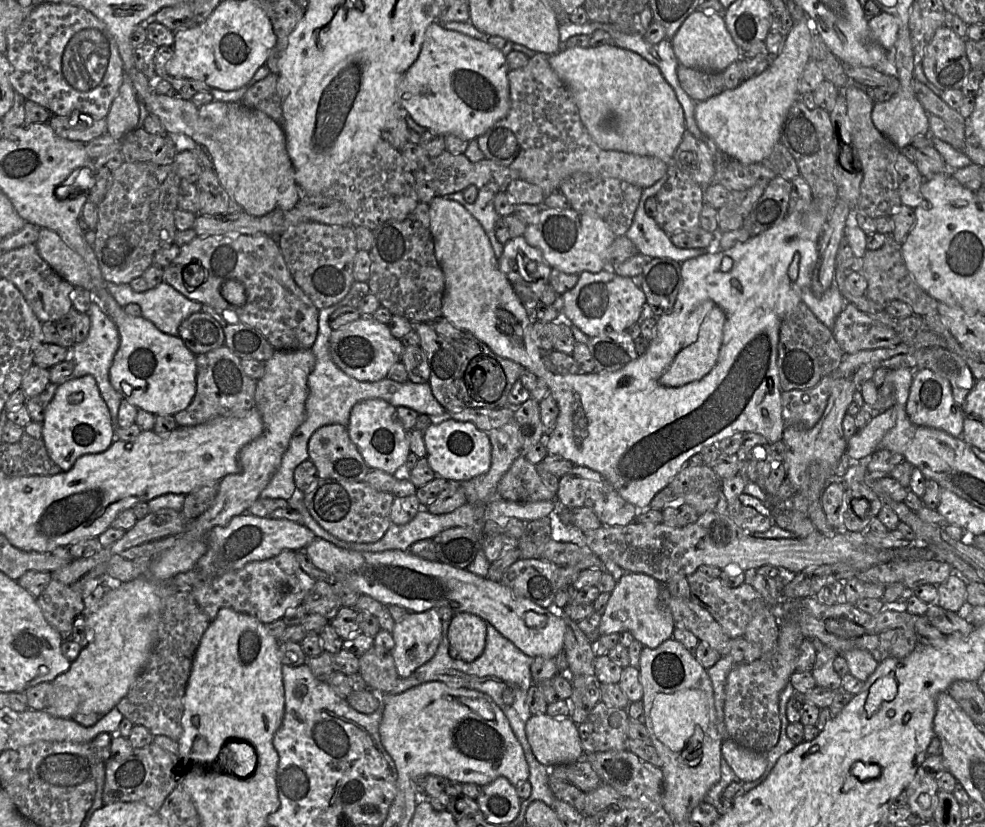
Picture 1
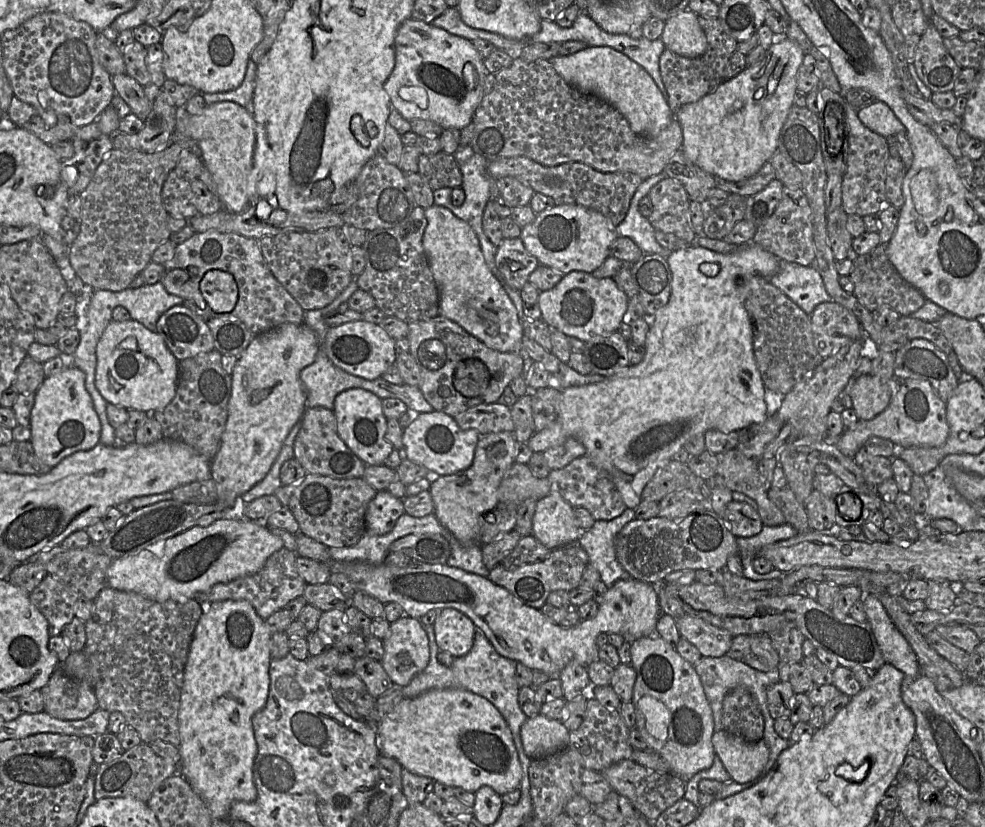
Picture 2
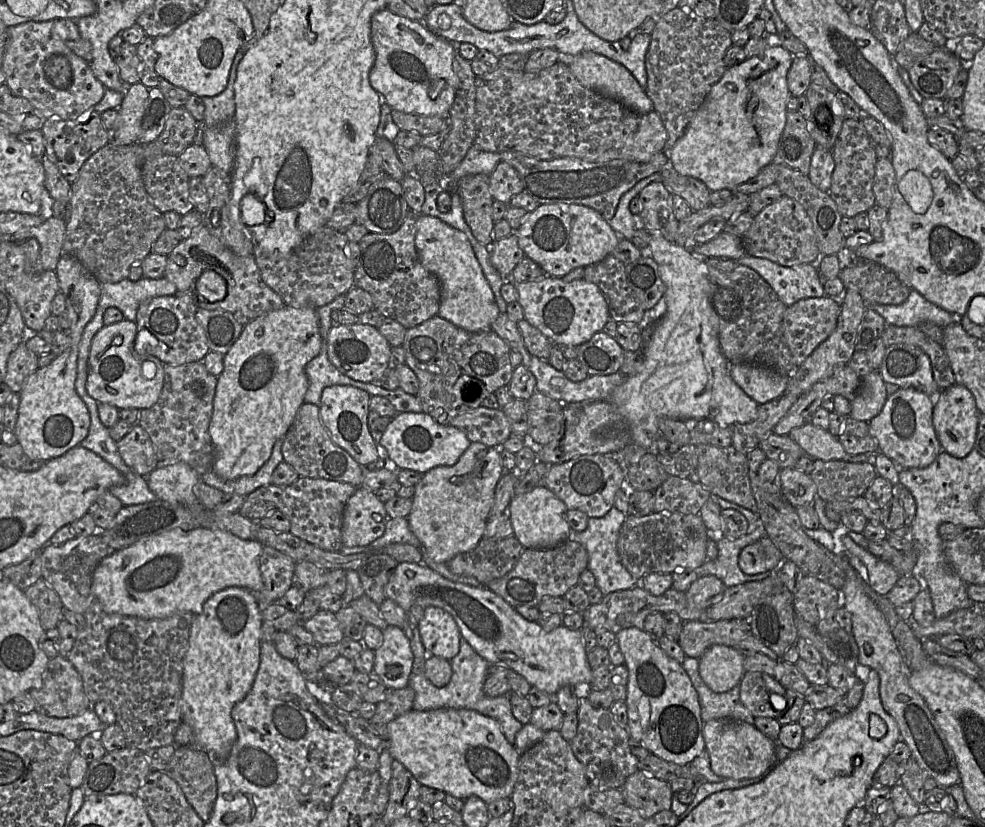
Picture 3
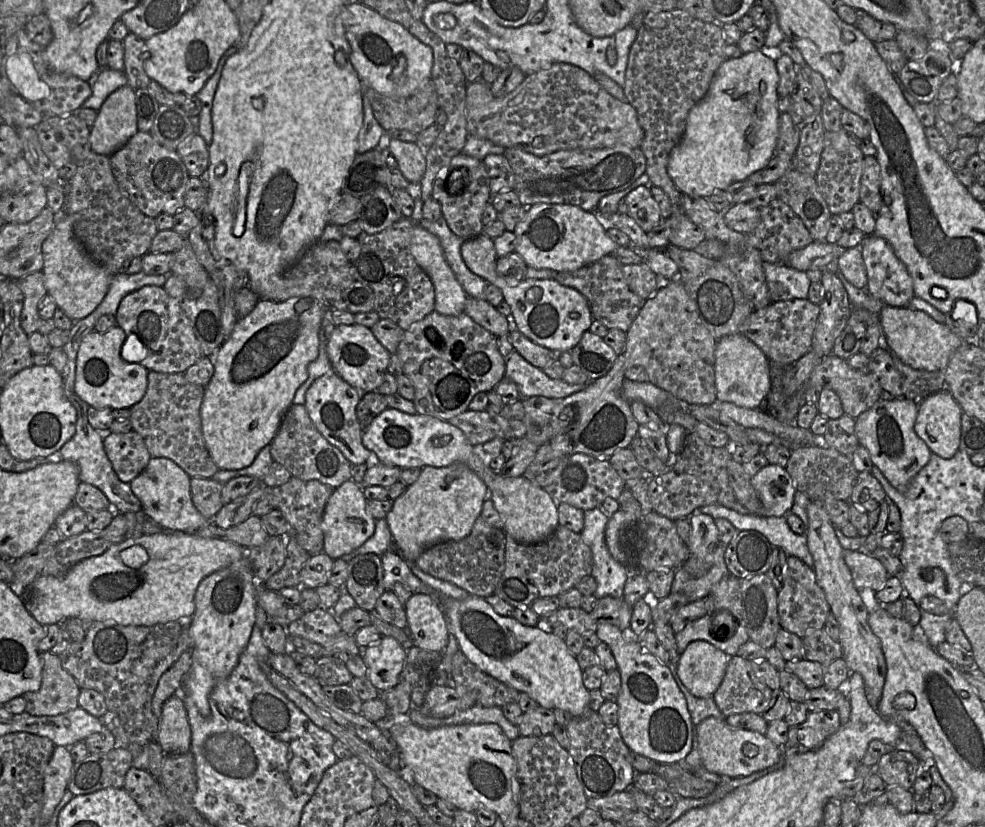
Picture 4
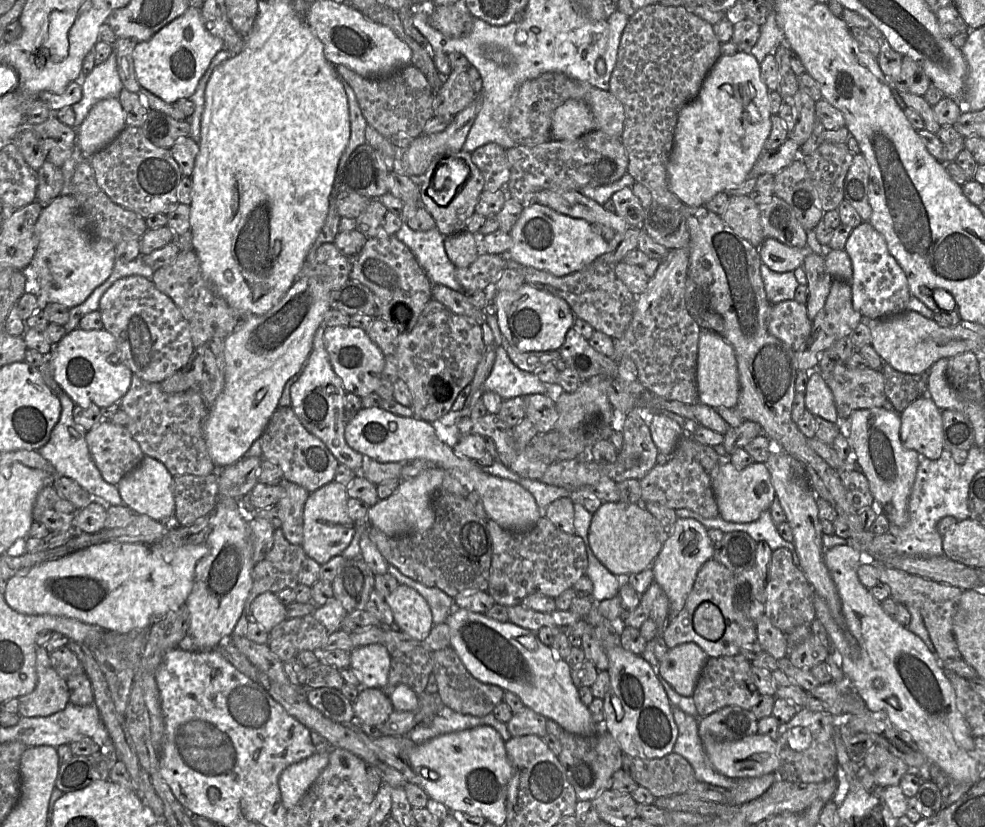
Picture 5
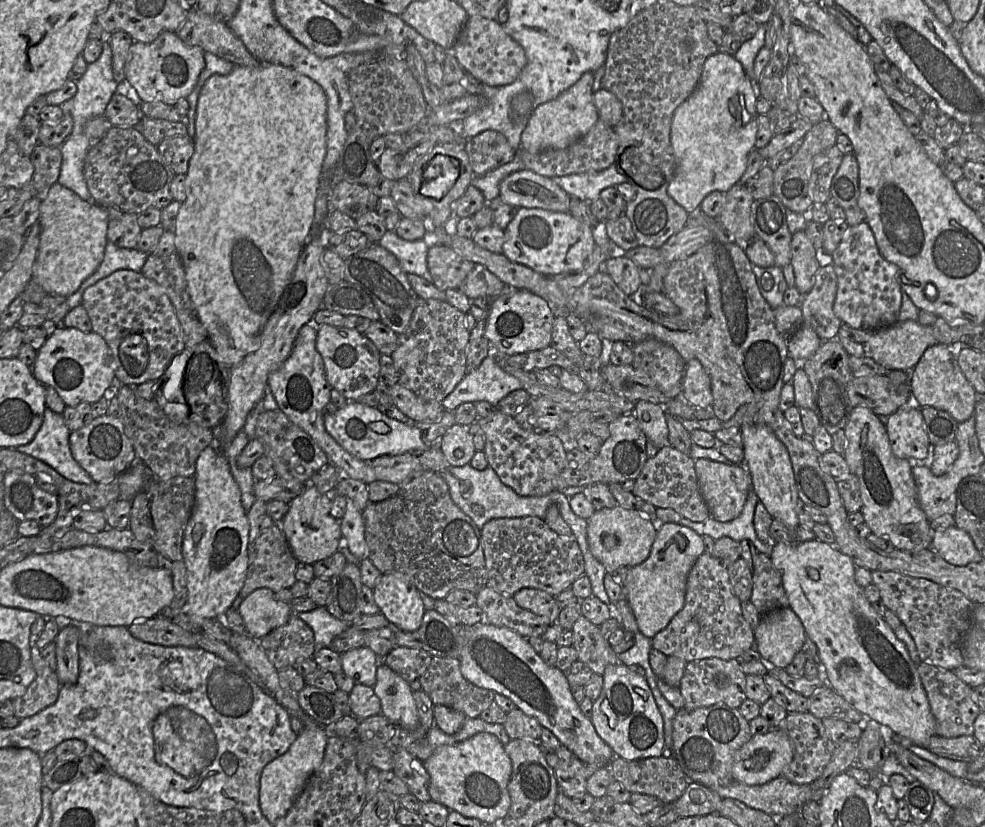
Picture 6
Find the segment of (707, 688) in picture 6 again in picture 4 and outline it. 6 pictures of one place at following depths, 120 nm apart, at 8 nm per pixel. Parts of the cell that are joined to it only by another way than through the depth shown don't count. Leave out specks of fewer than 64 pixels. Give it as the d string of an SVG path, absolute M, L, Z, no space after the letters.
M733 655L712 697L725 717L746 712L762 715L770 708L772 692L754 674L747 659Z

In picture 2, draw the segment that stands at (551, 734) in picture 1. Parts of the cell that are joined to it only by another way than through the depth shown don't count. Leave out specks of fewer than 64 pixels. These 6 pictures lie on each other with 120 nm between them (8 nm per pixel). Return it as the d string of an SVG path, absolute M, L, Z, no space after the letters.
M539 714L524 722L521 727L521 740L527 756L537 759L569 746L570 731L563 722Z

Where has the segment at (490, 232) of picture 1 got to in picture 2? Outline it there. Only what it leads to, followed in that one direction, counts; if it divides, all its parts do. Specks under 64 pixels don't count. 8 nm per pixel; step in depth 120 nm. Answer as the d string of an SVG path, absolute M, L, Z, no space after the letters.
M474 153L468 160L466 160L463 163L459 164L461 173L462 173L462 184L461 188L463 189L465 193L465 200L463 204L454 206L452 205L451 211L455 216L458 218L464 220L467 222L475 231L479 242L480 242L480 247L482 250L482 253L484 255L485 261L487 265L489 266L491 272L494 274L494 276L499 280L501 285L504 287L505 291L507 292L508 296L514 303L515 307L517 308L518 311L518 317L521 320L521 322L525 321L526 317L524 314L524 301L522 300L520 296L520 292L513 289L510 285L508 285L503 276L500 274L496 267L495 263L495 256L497 253L497 246L494 245L489 238L485 235L483 228L482 228L482 218L483 218L483 212L485 209L485 206L490 200L494 201L494 192L495 192L495 181L488 172L487 166L488 166L489 160L486 159L484 156Z

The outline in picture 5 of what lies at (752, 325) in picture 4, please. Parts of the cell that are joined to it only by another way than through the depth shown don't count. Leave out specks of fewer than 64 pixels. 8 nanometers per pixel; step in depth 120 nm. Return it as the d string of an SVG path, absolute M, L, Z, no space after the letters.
M786 300L771 306L767 328L771 335L797 352L809 339L811 324L806 305Z

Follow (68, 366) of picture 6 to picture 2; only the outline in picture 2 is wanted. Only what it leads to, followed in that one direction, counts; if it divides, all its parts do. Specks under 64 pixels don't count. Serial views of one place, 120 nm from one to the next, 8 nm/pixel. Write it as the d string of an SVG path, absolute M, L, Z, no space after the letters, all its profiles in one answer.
M112 320L104 330L96 347L95 386L103 398L111 404L153 413L165 408L174 398L177 387L178 360L165 344L164 338L150 331L140 322Z

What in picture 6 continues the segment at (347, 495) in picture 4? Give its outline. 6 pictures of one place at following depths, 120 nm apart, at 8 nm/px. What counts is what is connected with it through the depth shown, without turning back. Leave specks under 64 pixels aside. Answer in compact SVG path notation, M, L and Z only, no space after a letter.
M307 484L300 495L289 503L289 509L280 525L293 555L298 562L314 564L337 552L342 539L340 521L331 513L331 498L314 485Z

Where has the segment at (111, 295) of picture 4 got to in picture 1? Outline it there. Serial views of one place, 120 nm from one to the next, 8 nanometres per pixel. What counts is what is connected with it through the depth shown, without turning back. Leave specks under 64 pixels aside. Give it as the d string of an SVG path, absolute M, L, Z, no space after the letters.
M164 281L144 292L133 291L129 284L107 283L107 289L120 306L138 304L142 317L172 336L177 336L181 322L200 312L203 305L185 297Z

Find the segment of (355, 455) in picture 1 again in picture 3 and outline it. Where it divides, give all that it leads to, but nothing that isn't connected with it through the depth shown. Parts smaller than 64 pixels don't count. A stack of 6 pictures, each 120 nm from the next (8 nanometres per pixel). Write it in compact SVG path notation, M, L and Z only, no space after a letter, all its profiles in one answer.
M309 403L301 405L292 425L283 437L281 451L283 461L292 466L299 477L343 482L355 487L362 485L362 466L332 441L321 421L317 405Z

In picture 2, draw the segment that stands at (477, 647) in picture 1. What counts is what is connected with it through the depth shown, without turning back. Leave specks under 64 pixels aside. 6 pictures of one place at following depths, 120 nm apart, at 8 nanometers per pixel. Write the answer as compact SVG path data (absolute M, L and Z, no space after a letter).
M440 610L433 627L439 651L448 652L455 658L466 655L472 649L476 626L469 617L458 610Z

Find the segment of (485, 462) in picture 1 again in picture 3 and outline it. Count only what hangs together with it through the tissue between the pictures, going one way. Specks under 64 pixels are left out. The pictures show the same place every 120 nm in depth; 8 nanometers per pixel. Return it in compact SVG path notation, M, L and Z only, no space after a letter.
M403 412L393 417L378 445L385 448L388 459L393 461L398 469L408 469L425 474L439 466L455 465L471 443L460 429L451 425L442 425L424 412Z

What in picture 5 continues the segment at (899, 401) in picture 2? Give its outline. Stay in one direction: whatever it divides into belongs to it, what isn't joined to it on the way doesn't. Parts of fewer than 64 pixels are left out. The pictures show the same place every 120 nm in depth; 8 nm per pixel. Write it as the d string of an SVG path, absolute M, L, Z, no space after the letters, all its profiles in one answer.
M883 407L854 411L849 417L850 446L853 447L857 457L857 464L868 480L869 488L875 505L880 512L884 513L889 520L891 527L902 527L908 519L908 502L914 485L919 462L919 453L906 449L900 439L901 419L900 413L894 410L887 410Z

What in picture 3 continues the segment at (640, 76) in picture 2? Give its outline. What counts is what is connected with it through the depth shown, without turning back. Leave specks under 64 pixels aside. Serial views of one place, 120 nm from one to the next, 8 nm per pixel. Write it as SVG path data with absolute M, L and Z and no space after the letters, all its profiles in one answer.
M584 52L565 62L575 78L585 87L620 102L625 107L647 114L654 111L653 102L635 77L621 64L594 52Z

